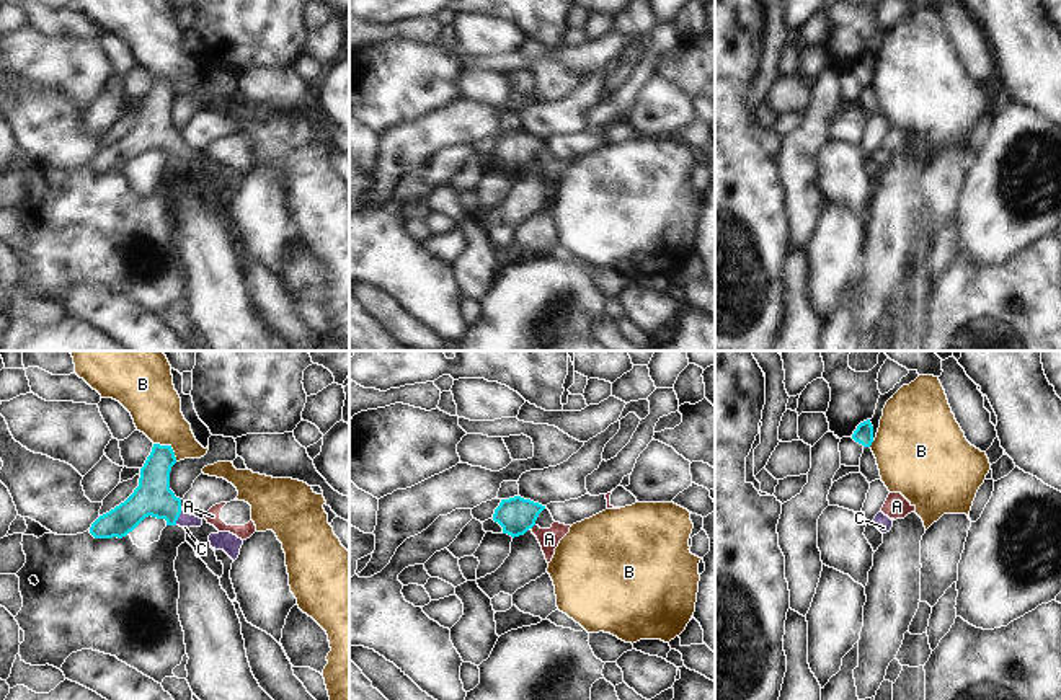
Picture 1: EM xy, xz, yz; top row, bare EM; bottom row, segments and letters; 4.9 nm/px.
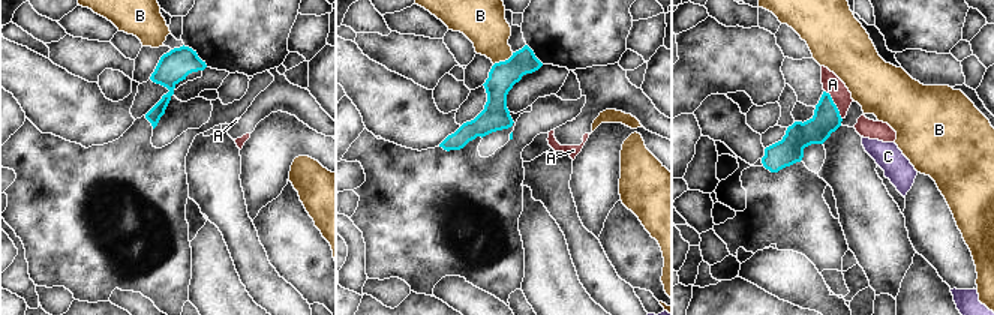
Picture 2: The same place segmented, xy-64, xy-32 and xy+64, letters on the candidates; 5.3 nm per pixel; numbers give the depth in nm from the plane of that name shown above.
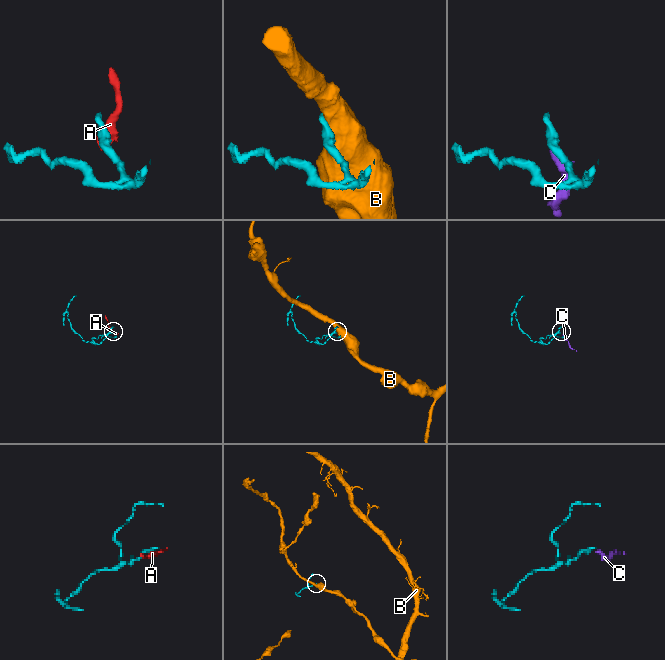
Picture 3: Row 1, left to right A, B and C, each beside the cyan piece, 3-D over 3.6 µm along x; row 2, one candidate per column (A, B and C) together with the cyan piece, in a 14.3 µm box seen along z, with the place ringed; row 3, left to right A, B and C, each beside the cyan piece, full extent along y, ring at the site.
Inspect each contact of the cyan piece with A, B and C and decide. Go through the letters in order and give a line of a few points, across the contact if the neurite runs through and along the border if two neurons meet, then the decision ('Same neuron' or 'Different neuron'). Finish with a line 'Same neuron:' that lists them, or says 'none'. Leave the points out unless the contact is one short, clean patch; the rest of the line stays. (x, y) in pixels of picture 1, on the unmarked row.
A: Line: xz (534, 159), (531, 163). Different neuron
B: Line: xy (154, 77), (168, 80), (177, 95). Different neuron
C: Line: xy (152, 131), (178, 150), (185, 154). Same neuron
Same neuron: C

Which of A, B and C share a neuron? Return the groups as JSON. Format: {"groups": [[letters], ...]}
{"groups": [["A"], ["B"], ["C"]]}

